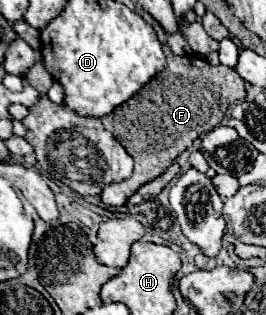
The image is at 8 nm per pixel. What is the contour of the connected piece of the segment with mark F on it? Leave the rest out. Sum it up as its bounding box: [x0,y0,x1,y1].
[100,44,246,206]

